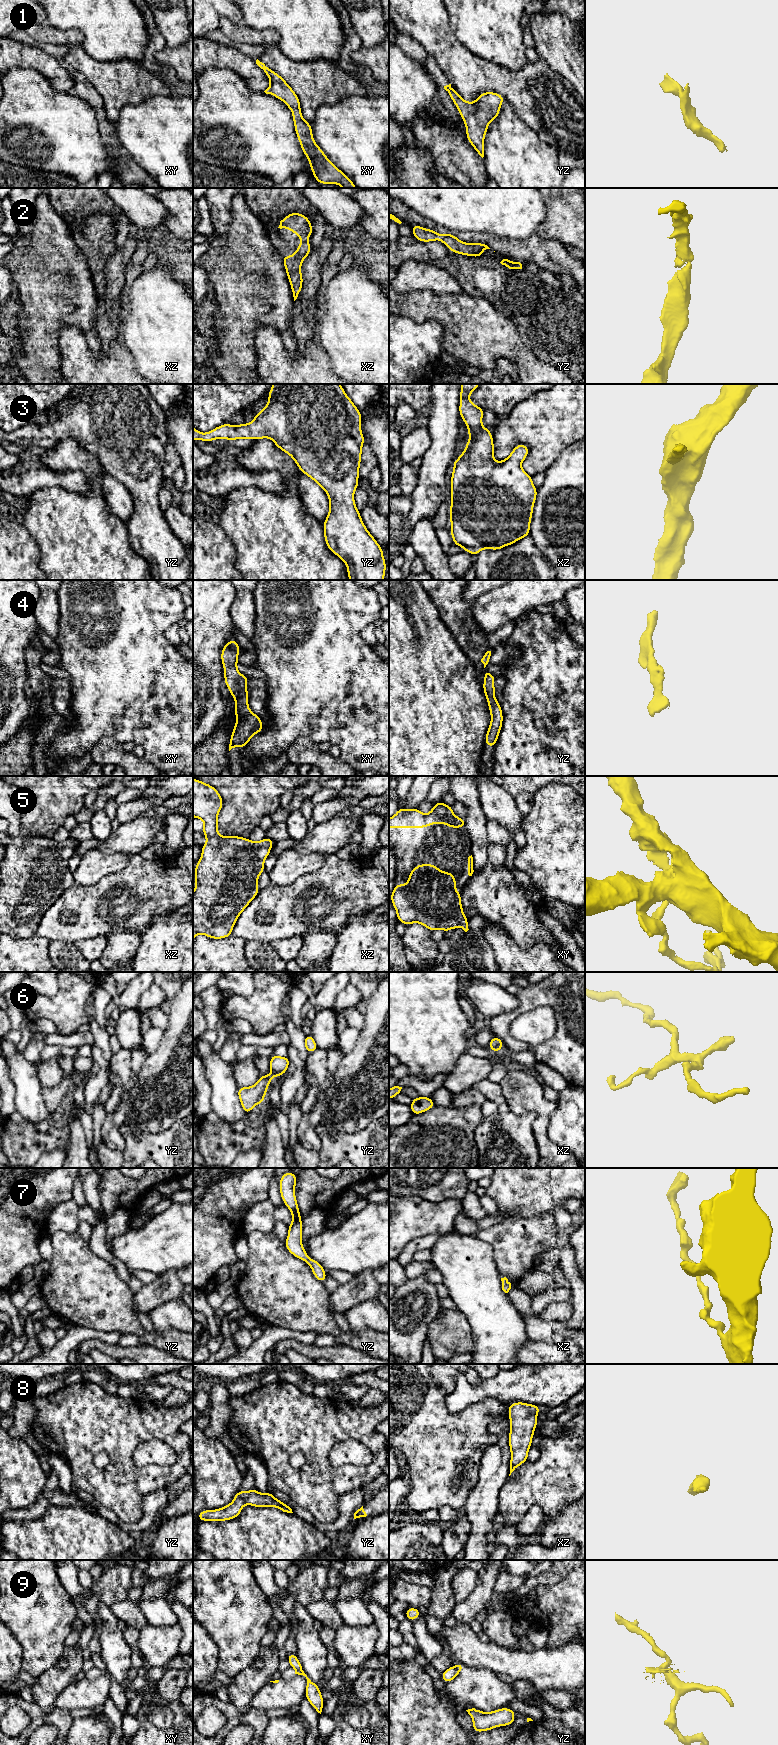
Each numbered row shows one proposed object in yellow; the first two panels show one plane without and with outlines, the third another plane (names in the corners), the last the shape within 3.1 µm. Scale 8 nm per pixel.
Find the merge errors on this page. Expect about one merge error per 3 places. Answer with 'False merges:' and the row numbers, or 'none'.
False merges: 9

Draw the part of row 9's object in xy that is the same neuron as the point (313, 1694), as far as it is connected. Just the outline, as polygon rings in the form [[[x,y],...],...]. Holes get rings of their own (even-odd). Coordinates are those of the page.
[[[295,1670],[295,1674],[303,1675],[307,1679],[306,1683],[306,1691],[304,1697],[310,1702],[311,1706],[321,1714],[322,1709],[324,1707],[324,1699],[321,1695],[321,1690],[318,1685],[311,1681],[306,1674],[301,1673],[298,1670]]]

